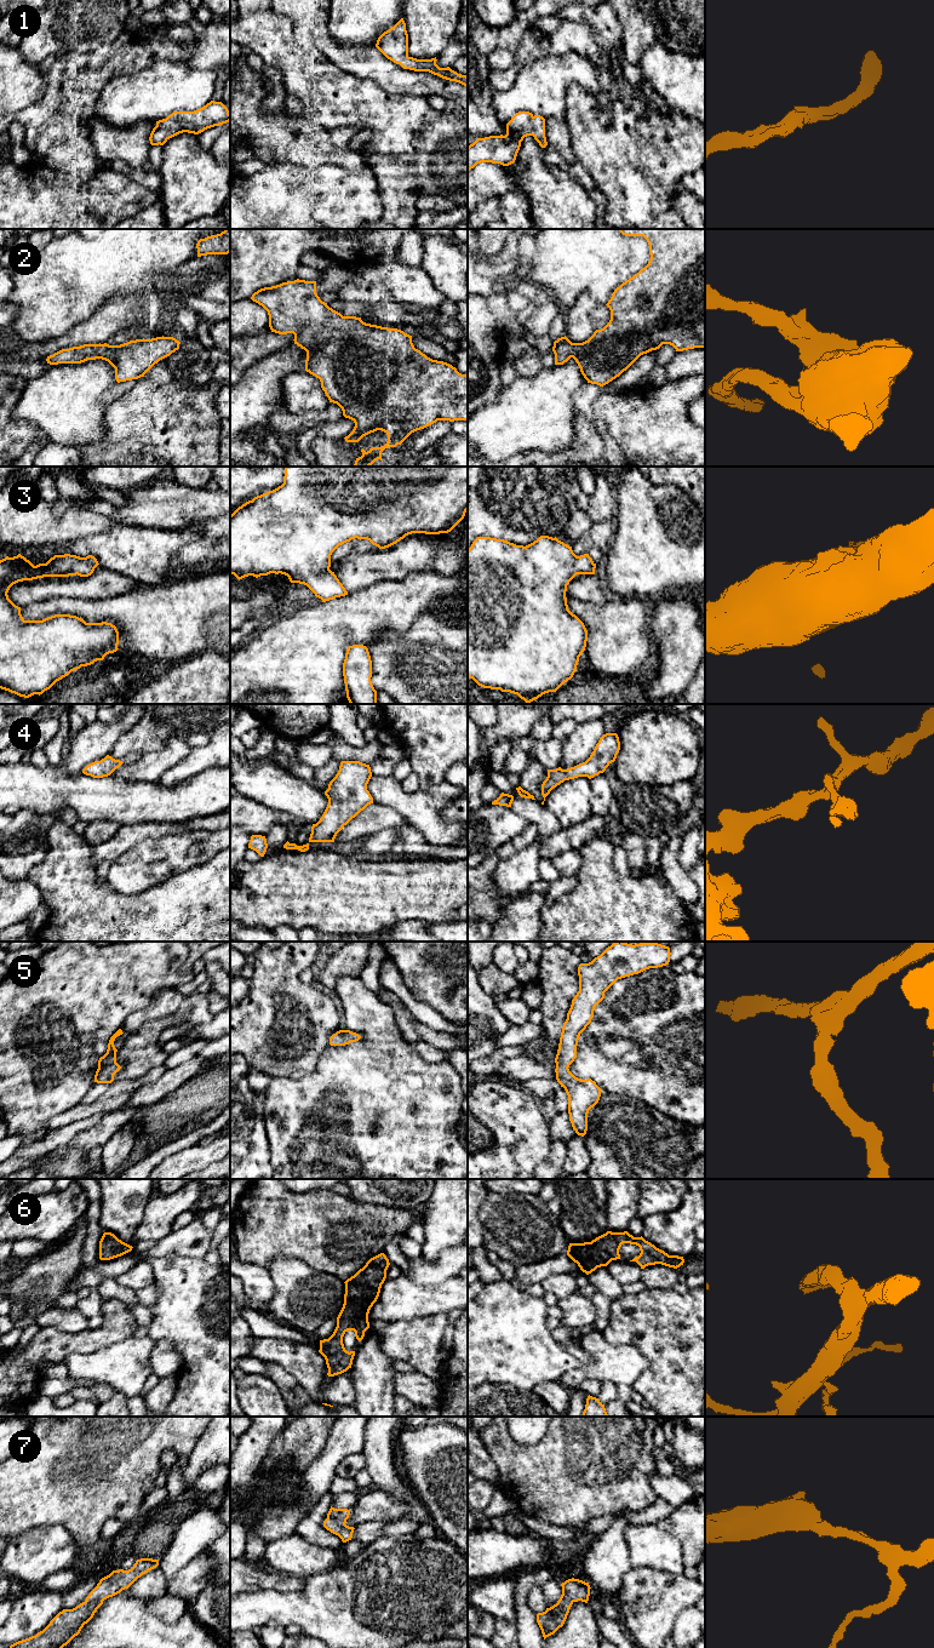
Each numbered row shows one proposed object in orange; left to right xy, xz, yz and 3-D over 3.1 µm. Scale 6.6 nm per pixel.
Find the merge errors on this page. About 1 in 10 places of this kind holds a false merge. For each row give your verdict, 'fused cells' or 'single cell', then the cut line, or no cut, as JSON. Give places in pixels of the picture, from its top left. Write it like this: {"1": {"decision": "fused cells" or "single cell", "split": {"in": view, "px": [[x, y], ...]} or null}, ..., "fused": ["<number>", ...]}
{"1": {"decision": "single cell", "split": null}, "2": {"decision": "single cell", "split": null}, "3": {"decision": "single cell", "split": null}, "4": {"decision": "single cell", "split": null}, "5": {"decision": "single cell", "split": null}, "6": {"decision": "single cell", "split": null}, "7": {"decision": "single cell", "split": null}, "fused": []}

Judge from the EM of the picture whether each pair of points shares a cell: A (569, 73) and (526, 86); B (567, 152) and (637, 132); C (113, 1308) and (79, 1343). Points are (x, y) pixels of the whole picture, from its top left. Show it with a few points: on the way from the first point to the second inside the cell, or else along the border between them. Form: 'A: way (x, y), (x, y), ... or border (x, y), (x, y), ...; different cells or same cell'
A: way (559, 73), (551, 75), (540, 86), (537, 86); same cell
B: border (566, 122), (569, 130), (572, 153), (577, 160); different cells
C: way (113, 1320), (95, 1339), (91, 1339); same cell

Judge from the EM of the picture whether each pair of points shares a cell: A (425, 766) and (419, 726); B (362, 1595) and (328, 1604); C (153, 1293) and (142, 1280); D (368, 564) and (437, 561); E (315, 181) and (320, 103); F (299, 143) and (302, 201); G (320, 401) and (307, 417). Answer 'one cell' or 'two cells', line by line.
A: one cell
B: one cell
C: two cells
D: one cell
E: two cells
F: two cells
G: two cells

